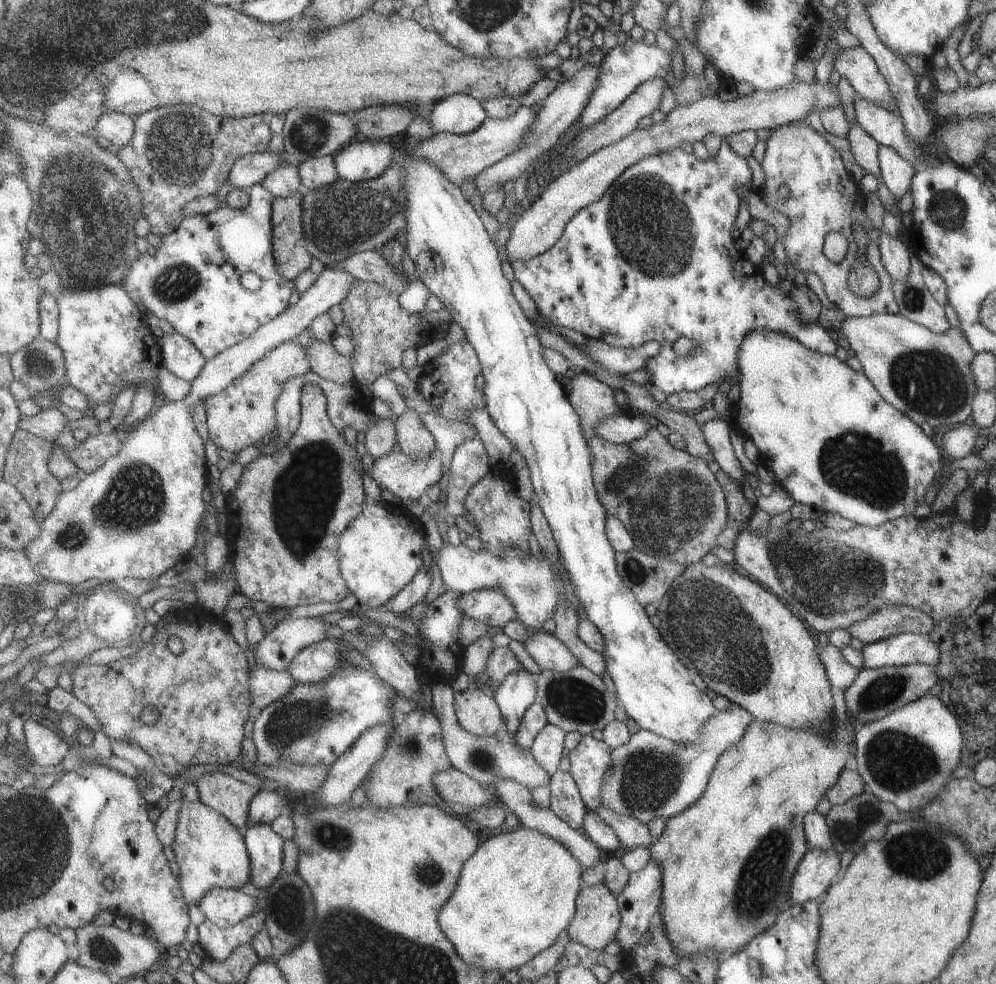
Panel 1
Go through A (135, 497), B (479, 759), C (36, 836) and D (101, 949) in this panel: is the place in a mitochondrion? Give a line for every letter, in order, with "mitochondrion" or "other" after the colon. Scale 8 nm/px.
A: mitochondrion
B: mitochondrion
C: mitochondrion
D: mitochondrion

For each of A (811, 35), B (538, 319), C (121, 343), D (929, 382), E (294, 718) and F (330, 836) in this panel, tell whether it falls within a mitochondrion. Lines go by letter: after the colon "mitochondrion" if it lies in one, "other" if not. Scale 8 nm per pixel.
A: other
B: other
C: other
D: mitochondrion
E: mitochondrion
F: mitochondrion

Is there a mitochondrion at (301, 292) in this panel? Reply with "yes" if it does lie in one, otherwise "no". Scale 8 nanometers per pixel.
no

